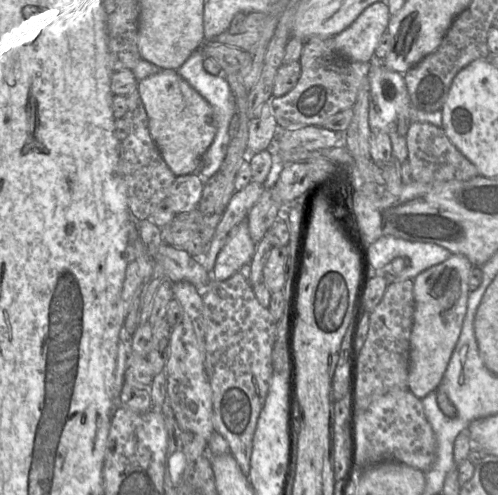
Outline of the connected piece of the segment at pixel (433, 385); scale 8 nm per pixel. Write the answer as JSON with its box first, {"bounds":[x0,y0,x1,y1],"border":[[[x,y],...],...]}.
{"bounds":[408,254,470,398],"border":[[[451,254],[445,261],[420,272],[413,279],[414,315],[410,335],[408,389],[418,398],[435,391],[442,381],[458,341],[467,310],[470,260]]]}

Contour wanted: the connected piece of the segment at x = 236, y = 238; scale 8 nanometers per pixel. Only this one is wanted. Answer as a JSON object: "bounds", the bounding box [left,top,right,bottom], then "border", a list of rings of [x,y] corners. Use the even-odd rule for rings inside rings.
{"bounds":[212,219,255,281],"border":[[[245,219],[233,229],[233,235],[220,250],[212,271],[212,280],[224,281],[239,272],[242,266],[251,262],[255,247]]]}

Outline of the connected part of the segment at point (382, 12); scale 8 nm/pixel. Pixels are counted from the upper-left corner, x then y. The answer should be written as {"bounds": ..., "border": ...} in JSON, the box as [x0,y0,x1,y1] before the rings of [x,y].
{"bounds":[333,1,390,62],"border":[[[387,1],[369,5],[352,24],[333,37],[335,53],[348,61],[370,62],[390,18]]]}

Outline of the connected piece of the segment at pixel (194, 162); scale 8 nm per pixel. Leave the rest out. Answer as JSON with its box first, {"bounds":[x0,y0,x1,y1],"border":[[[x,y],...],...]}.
{"bounds":[137,70,217,176],"border":[[[160,70],[138,81],[137,89],[147,112],[150,134],[167,166],[175,176],[197,173],[202,164],[202,157],[213,142],[217,131],[211,105],[176,70]]]}

